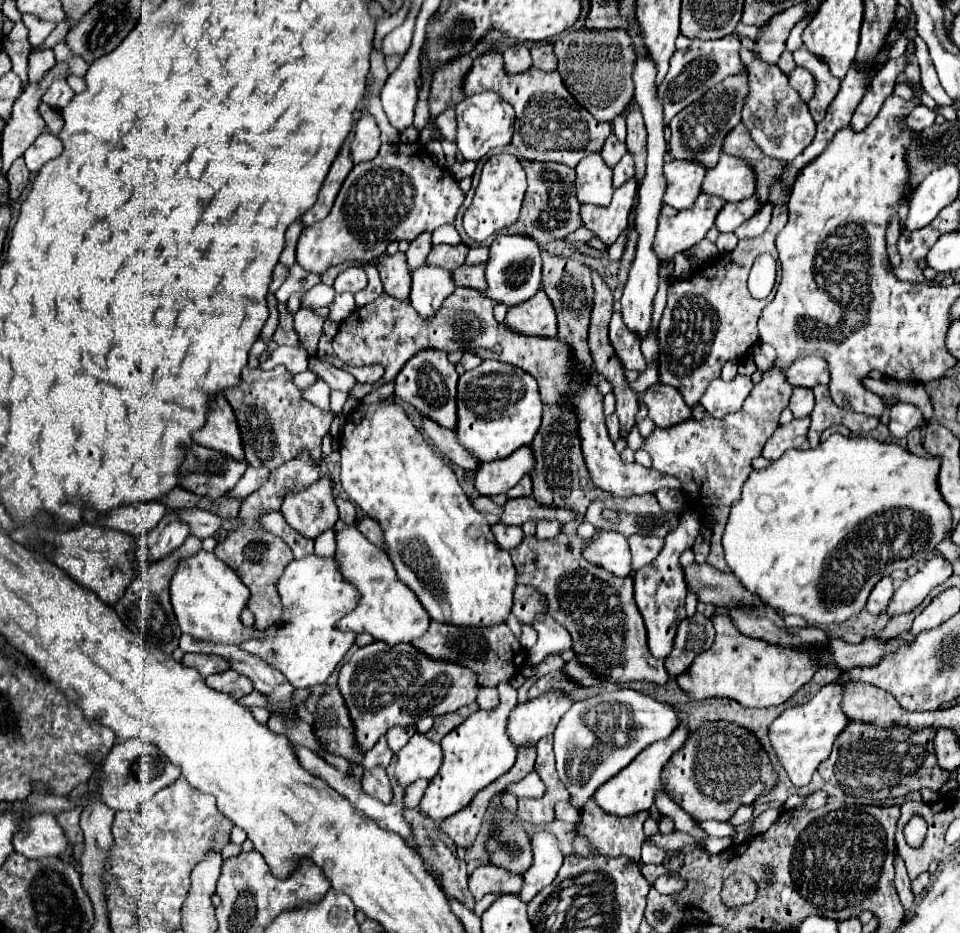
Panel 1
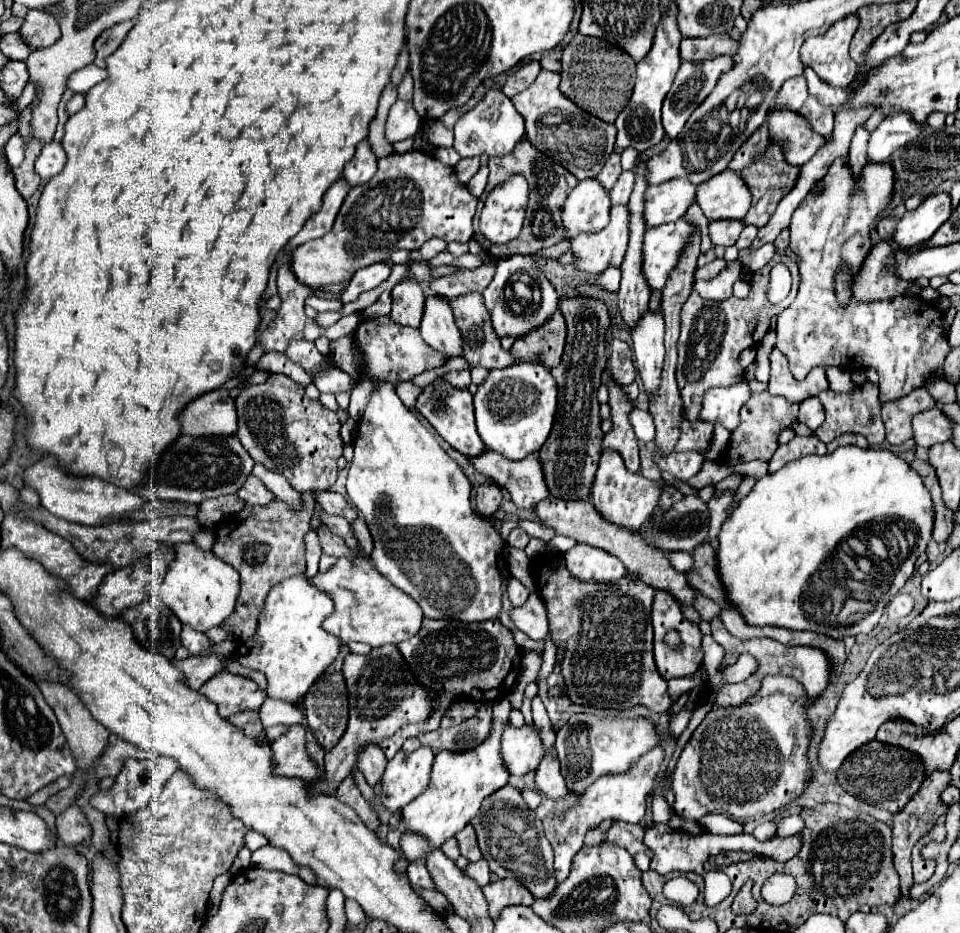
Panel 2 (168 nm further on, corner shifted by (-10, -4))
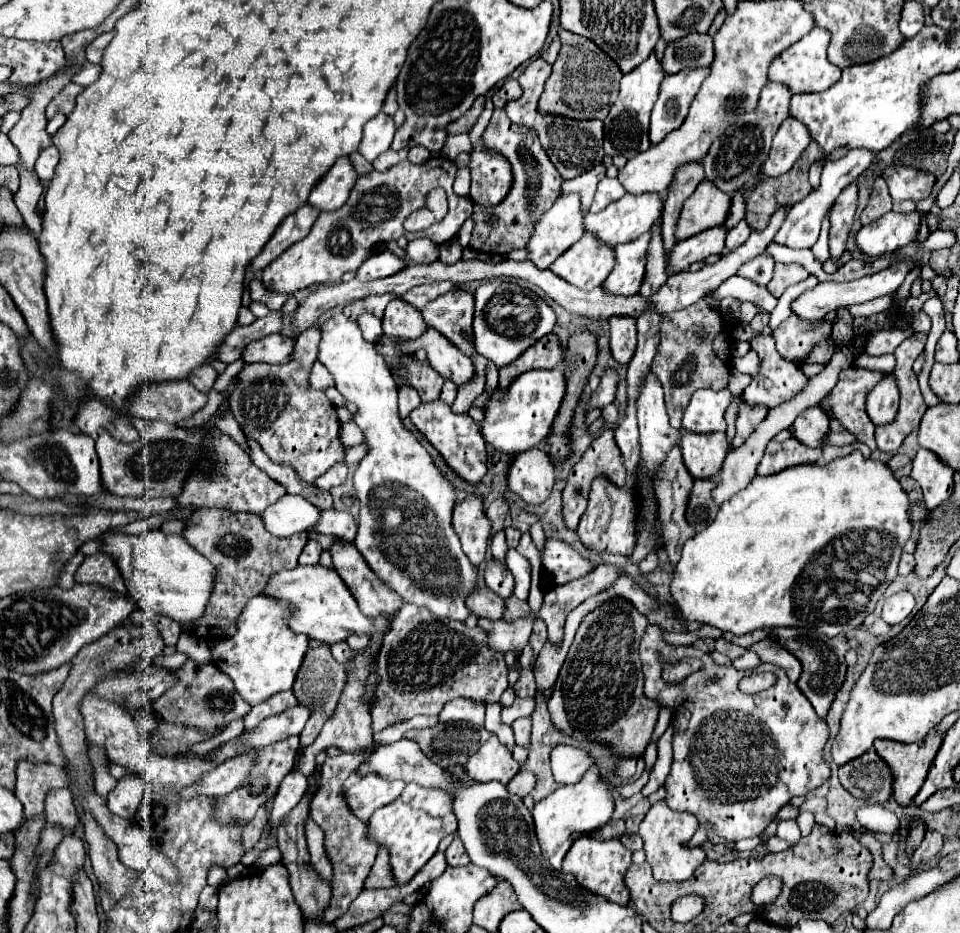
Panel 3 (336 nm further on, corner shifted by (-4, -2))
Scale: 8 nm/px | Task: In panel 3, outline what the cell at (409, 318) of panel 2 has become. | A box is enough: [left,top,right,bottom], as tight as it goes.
[382,297,426,339]

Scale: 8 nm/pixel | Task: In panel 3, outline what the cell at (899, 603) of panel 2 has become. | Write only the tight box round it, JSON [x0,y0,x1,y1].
[882,591,914,625]

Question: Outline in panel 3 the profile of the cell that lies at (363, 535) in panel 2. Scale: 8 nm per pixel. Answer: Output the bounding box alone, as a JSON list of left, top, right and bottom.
[316,509,358,541]

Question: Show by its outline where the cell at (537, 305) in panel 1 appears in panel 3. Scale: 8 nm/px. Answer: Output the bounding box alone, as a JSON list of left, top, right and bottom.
[500,333,562,387]

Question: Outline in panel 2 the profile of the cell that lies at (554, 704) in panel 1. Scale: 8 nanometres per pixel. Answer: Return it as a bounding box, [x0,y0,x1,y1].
[502,725,544,775]

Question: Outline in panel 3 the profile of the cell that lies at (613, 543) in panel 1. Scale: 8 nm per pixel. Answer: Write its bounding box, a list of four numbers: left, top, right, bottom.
[542,539,594,585]

